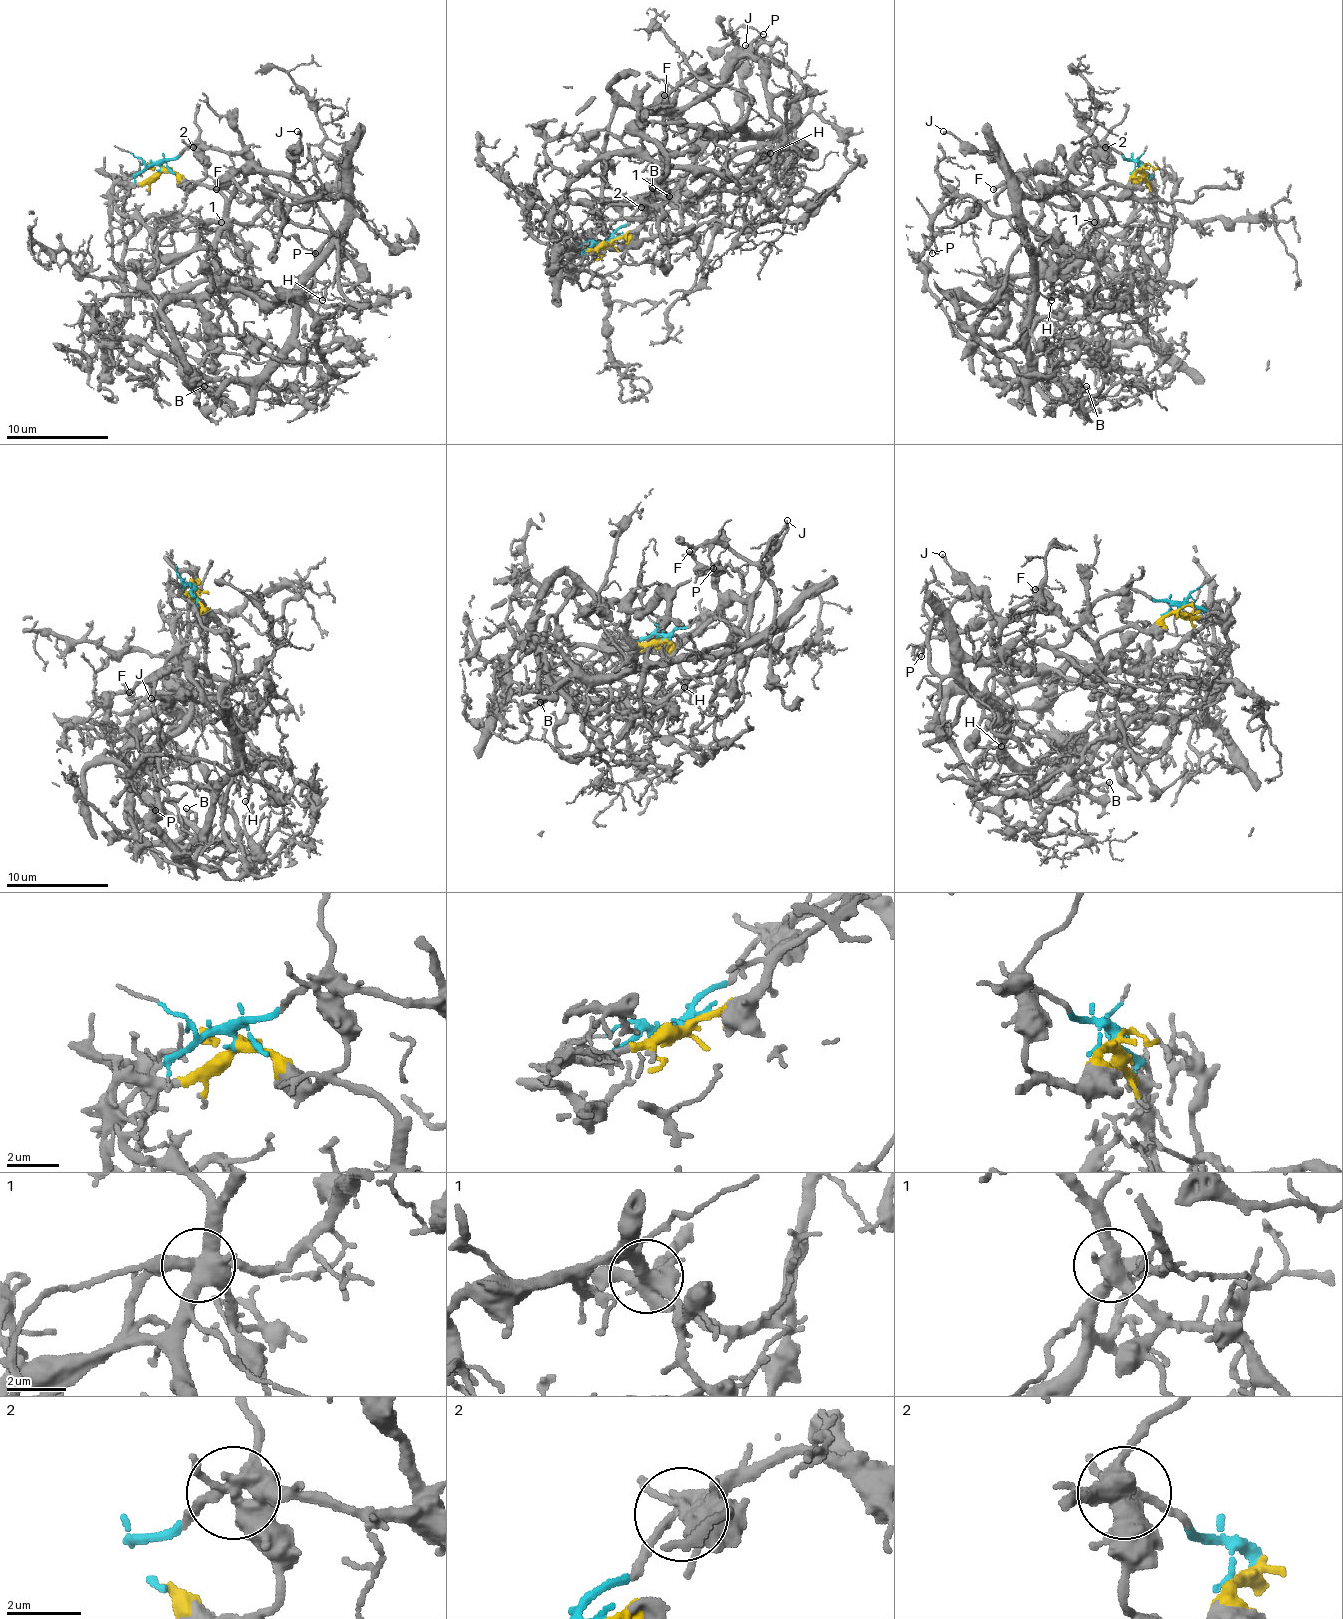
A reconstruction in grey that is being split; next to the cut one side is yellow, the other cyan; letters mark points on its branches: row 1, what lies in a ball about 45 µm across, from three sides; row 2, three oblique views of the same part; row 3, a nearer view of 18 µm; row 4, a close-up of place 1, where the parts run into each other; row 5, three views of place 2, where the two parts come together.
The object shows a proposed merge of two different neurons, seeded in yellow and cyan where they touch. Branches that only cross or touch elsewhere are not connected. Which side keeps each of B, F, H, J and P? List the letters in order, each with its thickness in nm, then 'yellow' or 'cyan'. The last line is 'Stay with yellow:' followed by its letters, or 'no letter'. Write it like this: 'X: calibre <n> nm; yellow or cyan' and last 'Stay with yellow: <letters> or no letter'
B: calibre 280 nm; yellow
F: calibre 220 nm; yellow
H: calibre 200 nm; yellow
J: calibre 180 nm; yellow
P: calibre 110 nm; cyan
Stay with yellow: B, F, H, J

